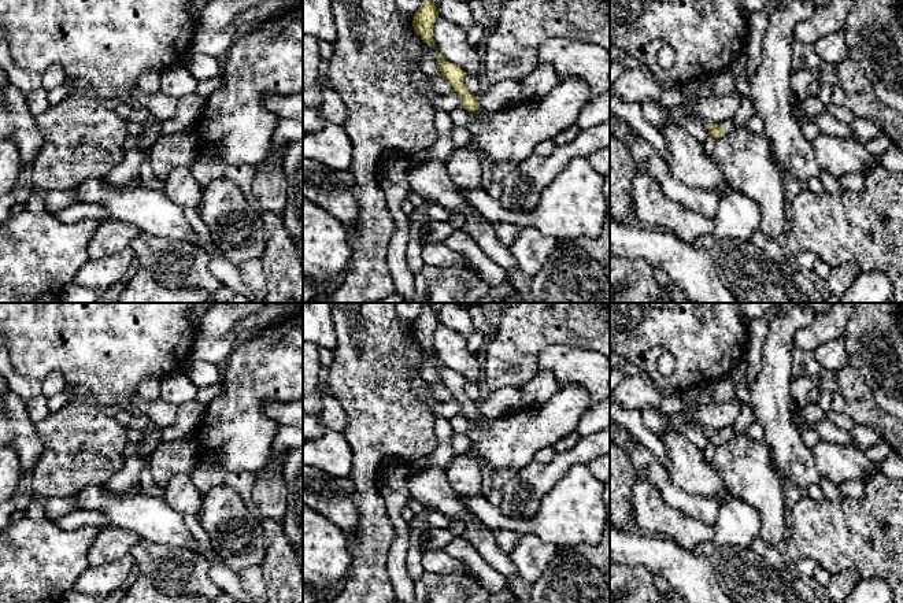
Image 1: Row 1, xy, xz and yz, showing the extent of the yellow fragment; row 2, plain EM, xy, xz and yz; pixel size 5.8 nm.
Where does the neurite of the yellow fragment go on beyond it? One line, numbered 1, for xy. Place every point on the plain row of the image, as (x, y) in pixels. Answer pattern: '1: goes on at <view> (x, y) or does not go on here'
1: does not go on here

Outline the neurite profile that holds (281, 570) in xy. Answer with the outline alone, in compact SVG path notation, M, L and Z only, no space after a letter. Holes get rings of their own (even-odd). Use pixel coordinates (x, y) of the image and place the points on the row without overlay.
M263 515L266 556L262 563L267 603L303 603L303 573L295 547L280 522Z

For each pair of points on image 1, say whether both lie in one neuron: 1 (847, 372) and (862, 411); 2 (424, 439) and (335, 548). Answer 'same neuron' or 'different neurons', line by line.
1: same neuron
2: different neurons

